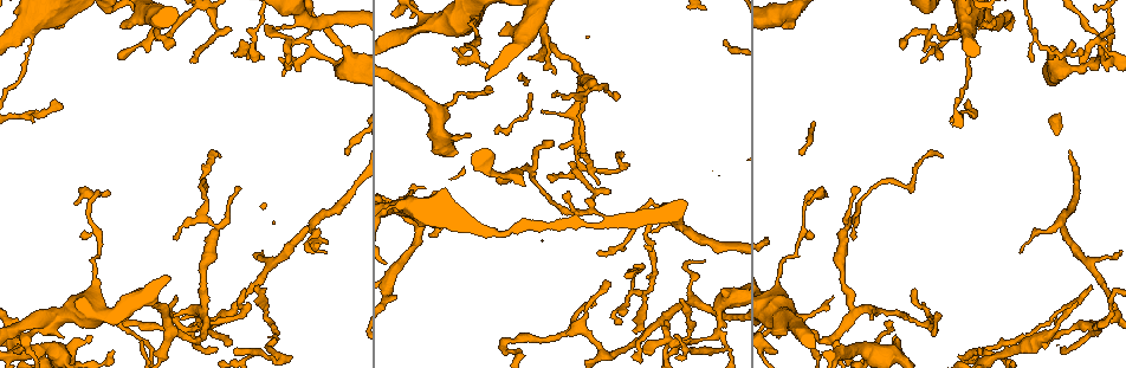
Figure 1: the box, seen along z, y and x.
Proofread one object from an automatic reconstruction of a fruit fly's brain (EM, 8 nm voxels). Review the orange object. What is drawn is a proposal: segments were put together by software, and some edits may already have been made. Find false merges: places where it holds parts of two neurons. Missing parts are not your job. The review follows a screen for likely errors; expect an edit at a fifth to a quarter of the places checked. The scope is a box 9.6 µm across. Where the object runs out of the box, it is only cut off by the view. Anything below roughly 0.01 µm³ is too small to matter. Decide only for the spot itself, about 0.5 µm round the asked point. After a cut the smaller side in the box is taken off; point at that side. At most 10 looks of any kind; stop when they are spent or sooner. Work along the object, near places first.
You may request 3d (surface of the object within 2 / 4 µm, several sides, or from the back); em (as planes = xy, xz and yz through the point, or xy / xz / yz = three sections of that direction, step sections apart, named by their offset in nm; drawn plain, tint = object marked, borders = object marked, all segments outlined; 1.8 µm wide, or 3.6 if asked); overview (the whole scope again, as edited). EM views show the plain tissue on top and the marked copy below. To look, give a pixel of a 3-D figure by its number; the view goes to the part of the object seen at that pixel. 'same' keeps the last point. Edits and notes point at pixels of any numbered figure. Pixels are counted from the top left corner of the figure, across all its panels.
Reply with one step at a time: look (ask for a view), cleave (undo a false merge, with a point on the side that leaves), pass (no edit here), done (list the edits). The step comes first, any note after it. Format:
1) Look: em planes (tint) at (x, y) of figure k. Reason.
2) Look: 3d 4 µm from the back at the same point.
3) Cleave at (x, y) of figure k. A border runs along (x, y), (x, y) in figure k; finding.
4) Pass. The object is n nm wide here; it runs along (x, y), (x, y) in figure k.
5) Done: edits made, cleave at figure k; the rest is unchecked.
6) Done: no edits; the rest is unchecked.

Look: 3d 4 µm at (19, 116) of figure 1.

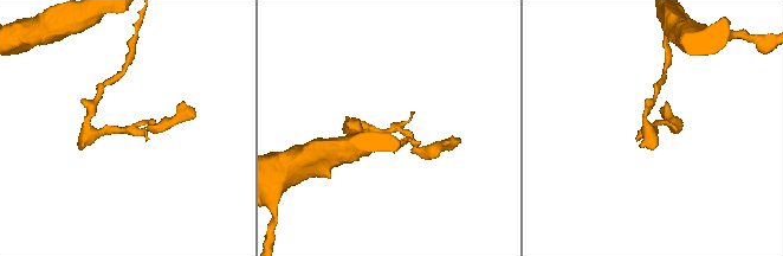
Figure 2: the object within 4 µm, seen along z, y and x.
Look: em planes (tint) at (657, 132) of figure 2.

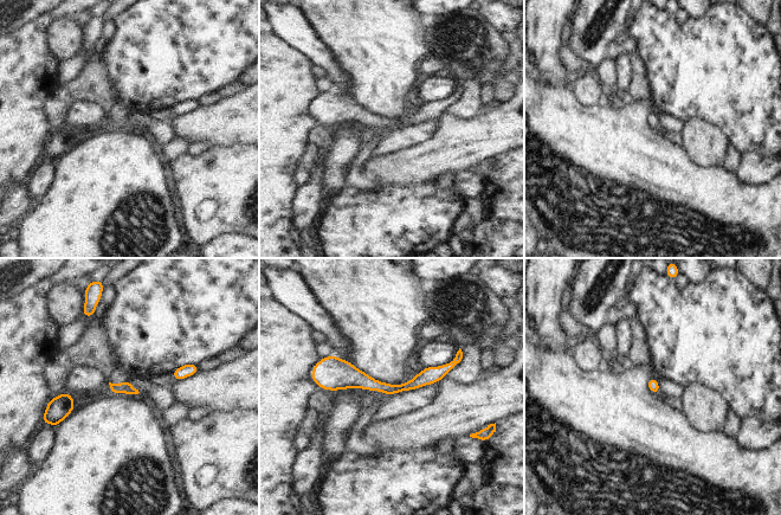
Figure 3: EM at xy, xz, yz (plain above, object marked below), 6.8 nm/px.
Pass. It runs along (451, 365), (399, 388), (321, 385) in figure 3; continuous, no second neuron.

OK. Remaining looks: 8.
Look: em planes (tint) at (1100, 42) of figure 1. Branch point.

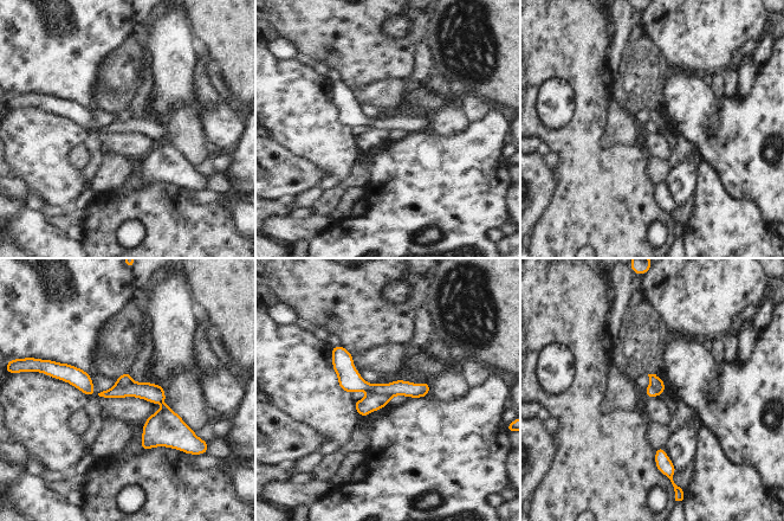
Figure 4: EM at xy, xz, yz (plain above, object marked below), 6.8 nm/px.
Cleave at (371, 403) of figure 4. A second neuron is stuck on.

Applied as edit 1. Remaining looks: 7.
Look: overview.

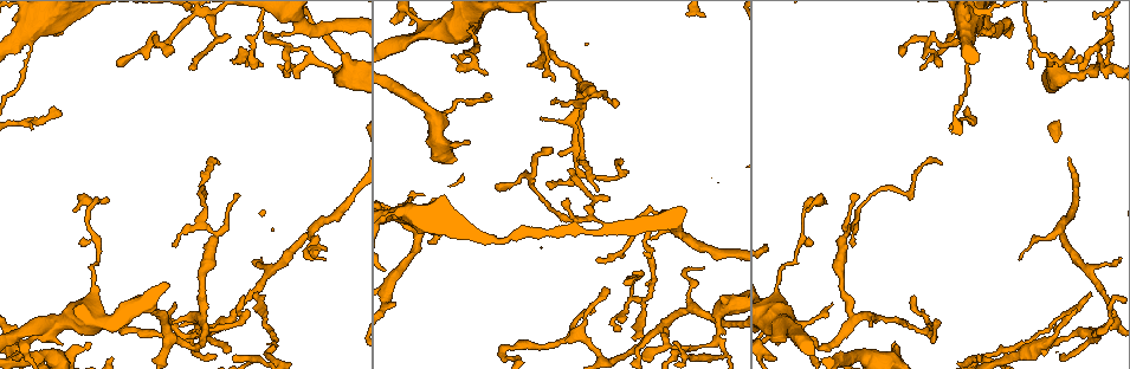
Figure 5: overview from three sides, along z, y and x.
Look: 3d 2 µm at (171, 334) of figure 5. Three-way junction.

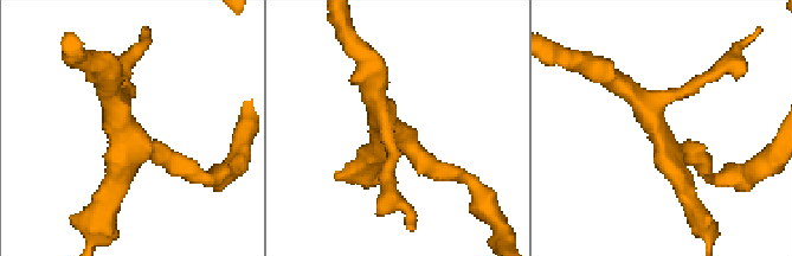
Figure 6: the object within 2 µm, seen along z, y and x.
Look: em planes (tint) at (391, 129) of figure 6. Shape alone is not enough.

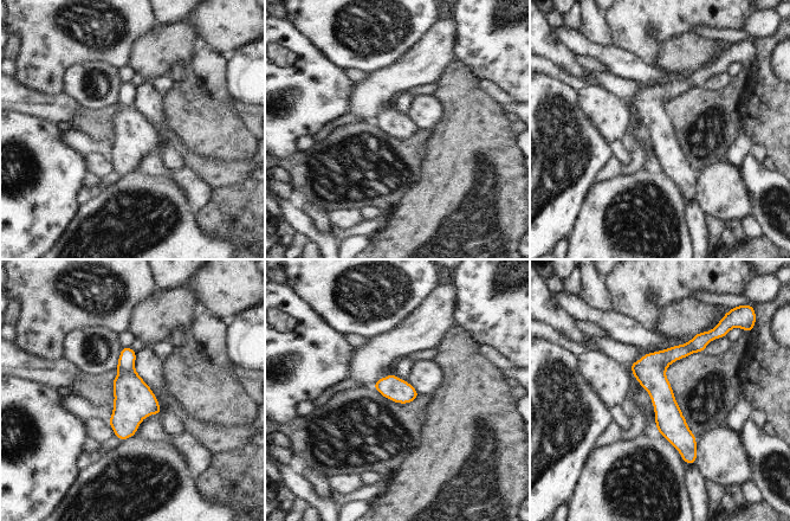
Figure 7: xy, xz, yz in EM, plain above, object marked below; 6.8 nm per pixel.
Pass. It runs along (704, 335), (660, 366), (687, 458) in figure 7; continuous, no second neuron.

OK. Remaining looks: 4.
Done: edits made, cleave at figure 4; the rest is unchecked.

